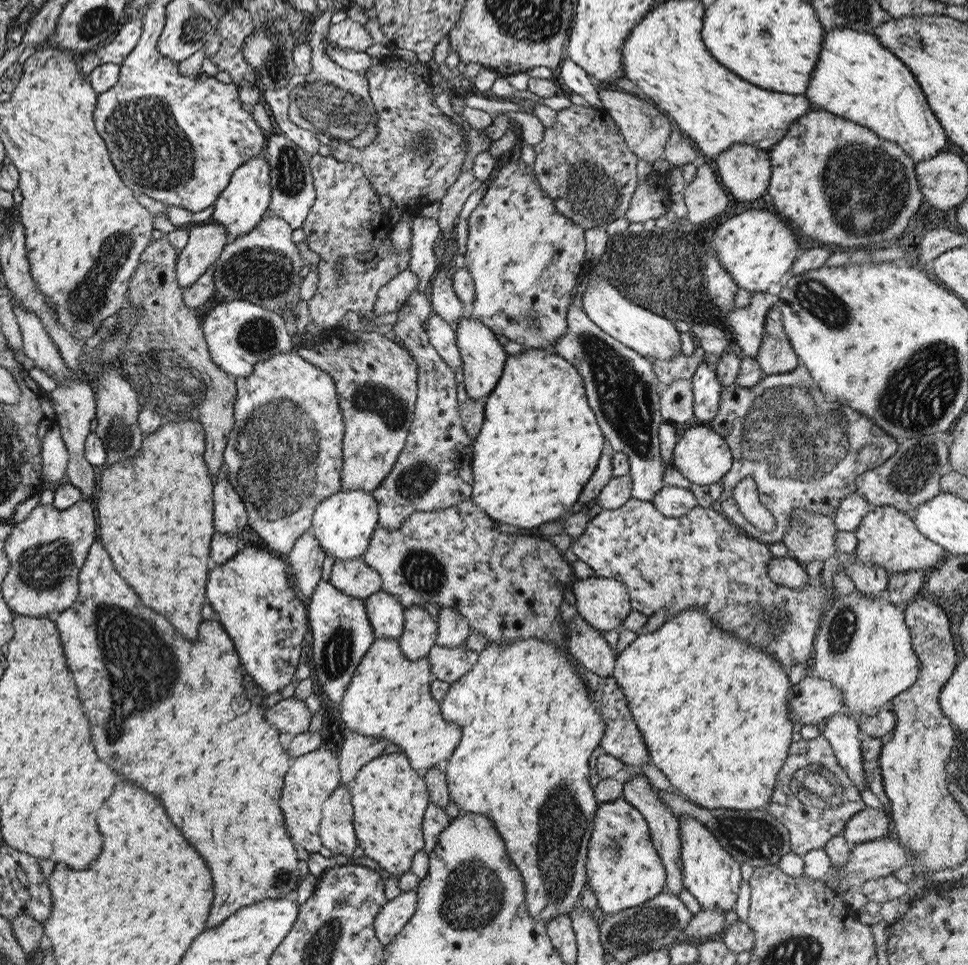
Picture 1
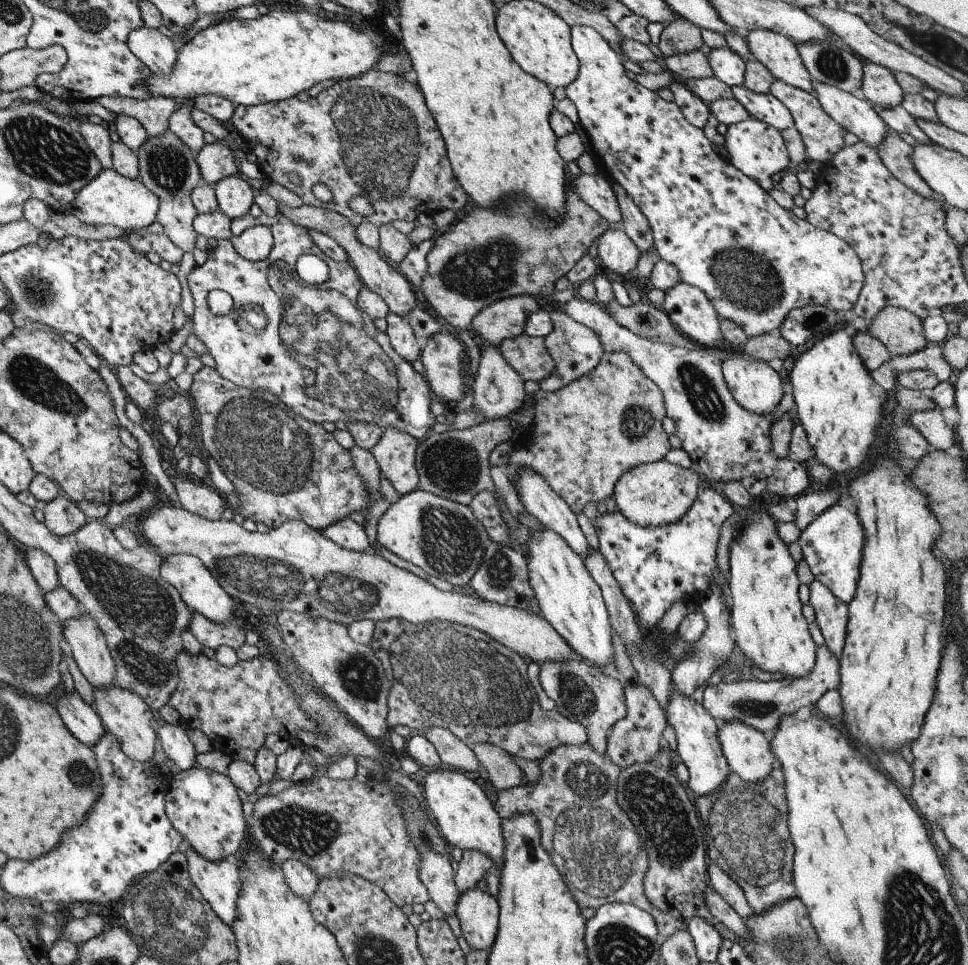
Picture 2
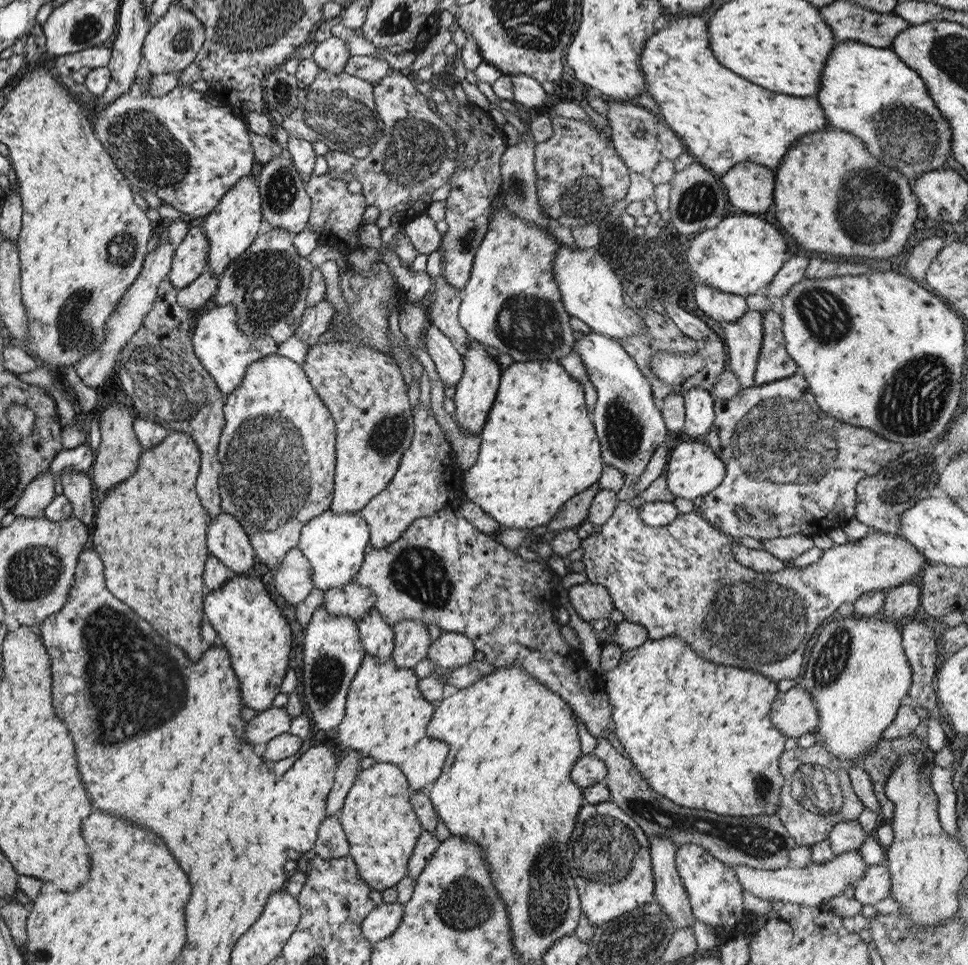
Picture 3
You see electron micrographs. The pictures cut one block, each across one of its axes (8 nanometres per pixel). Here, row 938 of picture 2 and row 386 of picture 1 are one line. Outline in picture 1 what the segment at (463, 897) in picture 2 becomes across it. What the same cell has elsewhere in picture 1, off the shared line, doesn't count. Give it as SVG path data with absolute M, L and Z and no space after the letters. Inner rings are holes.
M471 315L467 318L458 318L454 326L454 335L456 347L462 360L462 383L466 390L467 399L485 399L501 376L507 355L501 344L495 339L493 331Z

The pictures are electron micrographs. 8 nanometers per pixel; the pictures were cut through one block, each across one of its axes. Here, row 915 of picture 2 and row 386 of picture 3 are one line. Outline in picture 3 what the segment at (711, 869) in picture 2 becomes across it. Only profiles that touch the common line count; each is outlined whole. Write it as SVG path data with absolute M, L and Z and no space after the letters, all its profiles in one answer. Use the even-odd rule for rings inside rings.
M747 310L741 318L722 324L727 346L726 368L737 376L739 390L753 386L757 357L762 341L762 312Z

